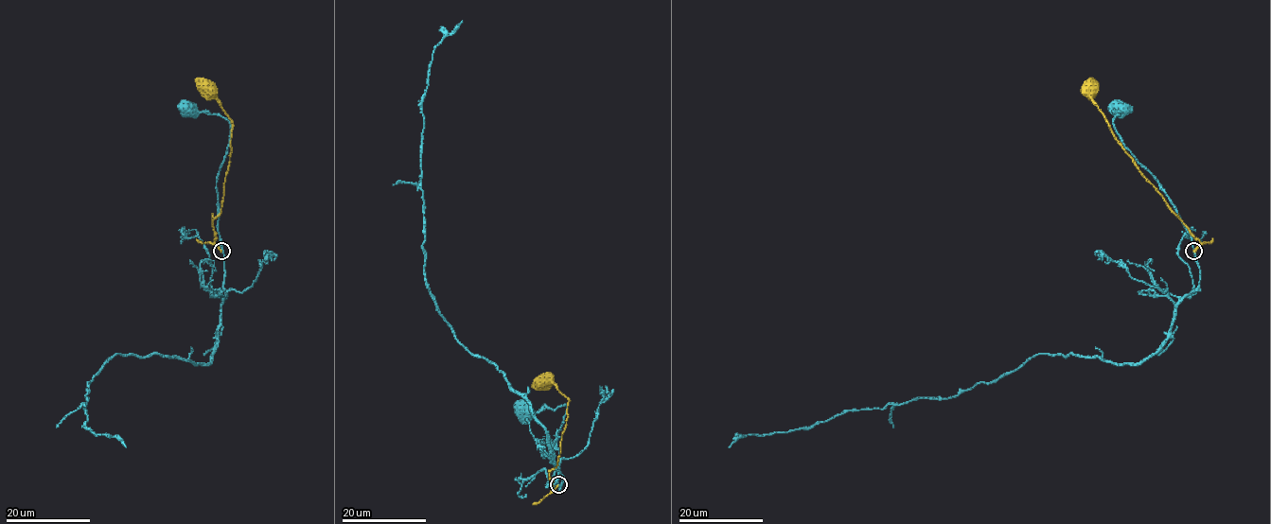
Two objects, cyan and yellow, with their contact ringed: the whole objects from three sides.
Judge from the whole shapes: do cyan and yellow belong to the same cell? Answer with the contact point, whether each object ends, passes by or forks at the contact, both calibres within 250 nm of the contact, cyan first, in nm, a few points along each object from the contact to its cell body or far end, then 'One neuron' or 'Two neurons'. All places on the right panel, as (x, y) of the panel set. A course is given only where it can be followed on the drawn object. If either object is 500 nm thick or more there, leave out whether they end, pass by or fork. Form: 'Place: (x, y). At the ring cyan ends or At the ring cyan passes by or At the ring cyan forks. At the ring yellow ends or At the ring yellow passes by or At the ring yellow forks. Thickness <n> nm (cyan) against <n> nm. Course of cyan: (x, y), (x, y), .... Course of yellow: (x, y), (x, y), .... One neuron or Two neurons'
Place: (1193, 251). At the ring cyan passes by. At the ring yellow ends. Thickness 240 nm (cyan) against 320 nm. Course of cyan: (1193, 251), (1198, 286), (1168, 340), (1138, 362), (1033, 355), (948, 398), (844, 410), (729, 447). Course of yellow: (1193, 251), (1199, 241), (1138, 169), (1098, 105), (1085, 94), (1088, 89). Two neurons

